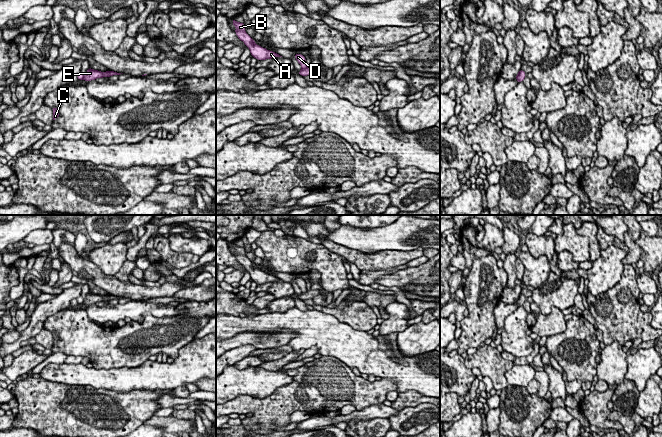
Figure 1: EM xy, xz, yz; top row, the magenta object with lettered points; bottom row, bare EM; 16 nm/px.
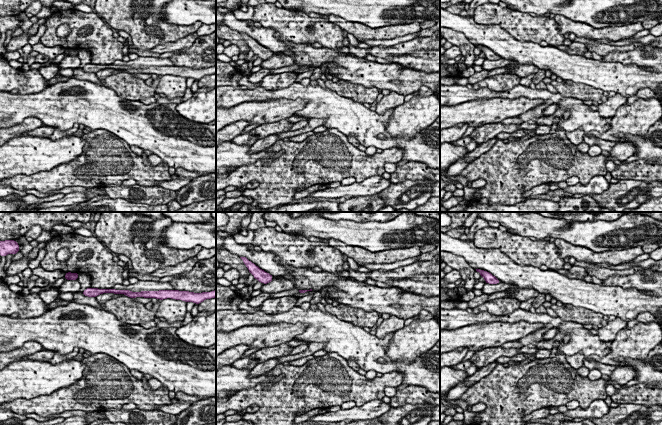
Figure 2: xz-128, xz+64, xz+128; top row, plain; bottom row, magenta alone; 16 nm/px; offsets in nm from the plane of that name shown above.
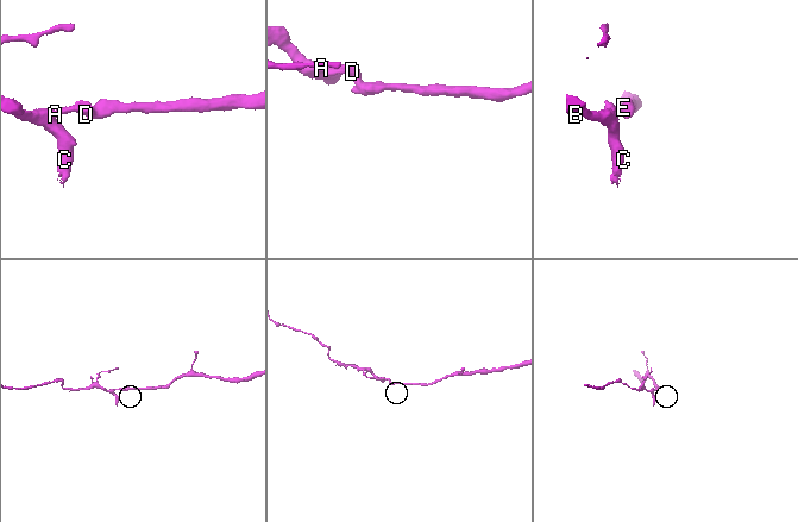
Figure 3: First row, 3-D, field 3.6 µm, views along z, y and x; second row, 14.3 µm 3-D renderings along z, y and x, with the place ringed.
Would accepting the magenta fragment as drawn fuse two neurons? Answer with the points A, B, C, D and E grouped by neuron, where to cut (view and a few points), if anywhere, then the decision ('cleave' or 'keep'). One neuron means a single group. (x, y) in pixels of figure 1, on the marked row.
A B C D / E | xz (307, 67), (302, 69) | cleave

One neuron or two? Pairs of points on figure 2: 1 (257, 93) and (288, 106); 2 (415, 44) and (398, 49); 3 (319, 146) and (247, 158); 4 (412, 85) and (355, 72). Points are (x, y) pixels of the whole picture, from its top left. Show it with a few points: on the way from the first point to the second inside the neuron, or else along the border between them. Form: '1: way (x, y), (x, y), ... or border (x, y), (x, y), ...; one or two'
1: border (296, 99), (267, 99), (249, 102); two
2: way (411, 46), (402, 48); one
3: border (285, 151), (270, 162), (263, 163); two
4: way (398, 73), (369, 73); one

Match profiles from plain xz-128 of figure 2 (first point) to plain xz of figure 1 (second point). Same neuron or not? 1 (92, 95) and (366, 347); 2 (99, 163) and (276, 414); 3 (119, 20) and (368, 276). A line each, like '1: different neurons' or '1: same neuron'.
1: same neuron
2: same neuron
3: different neurons

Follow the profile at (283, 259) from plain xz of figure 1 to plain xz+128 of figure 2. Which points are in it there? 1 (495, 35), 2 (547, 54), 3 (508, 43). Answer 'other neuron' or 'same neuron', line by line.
1: other neuron
2: other neuron
3: other neuron

